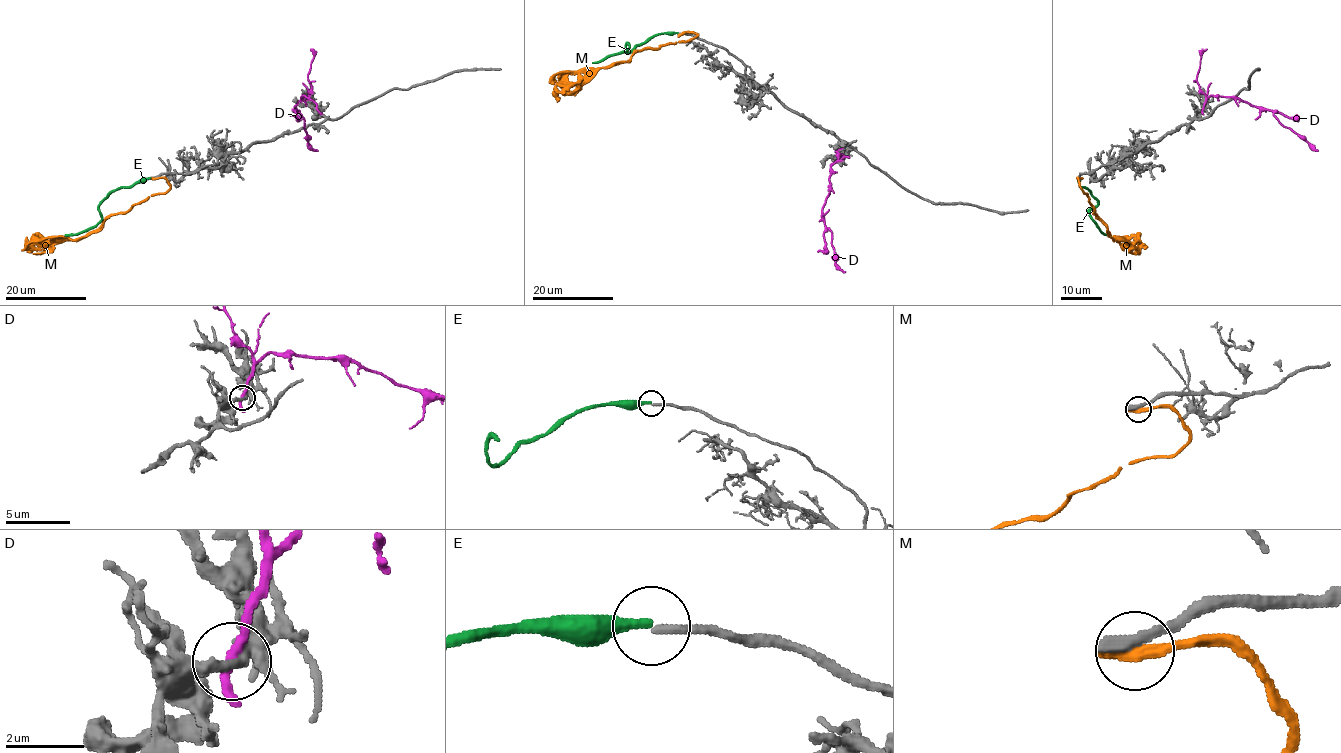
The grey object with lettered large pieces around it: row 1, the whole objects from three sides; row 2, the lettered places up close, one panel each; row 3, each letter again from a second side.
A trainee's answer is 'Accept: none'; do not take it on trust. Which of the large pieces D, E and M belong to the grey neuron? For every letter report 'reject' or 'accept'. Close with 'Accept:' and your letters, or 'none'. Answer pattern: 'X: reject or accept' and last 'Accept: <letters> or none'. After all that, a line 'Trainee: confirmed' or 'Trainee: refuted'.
D: reject
E: reject
M: reject
Accept: none
Trainee: confirmed

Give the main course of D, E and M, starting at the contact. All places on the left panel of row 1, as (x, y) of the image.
D: (317, 109), (317, 105), (304, 96), (294, 106), (304, 119), (308, 144), (318, 151)
E: (150, 178), (113, 190), (98, 206), (101, 218), (95, 226), (65, 236)
M: (154, 178), (164, 178), (170, 187), (126, 211), (110, 215), (85, 236), (32, 243), (29, 247)

